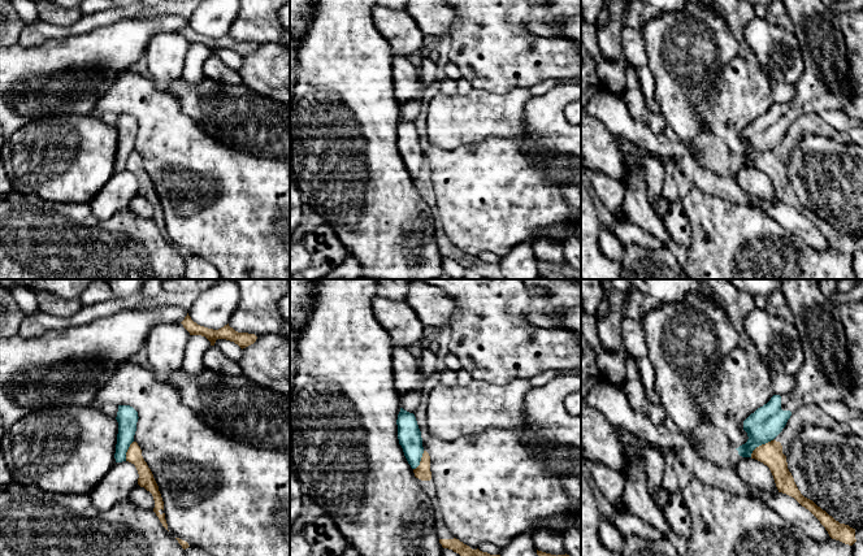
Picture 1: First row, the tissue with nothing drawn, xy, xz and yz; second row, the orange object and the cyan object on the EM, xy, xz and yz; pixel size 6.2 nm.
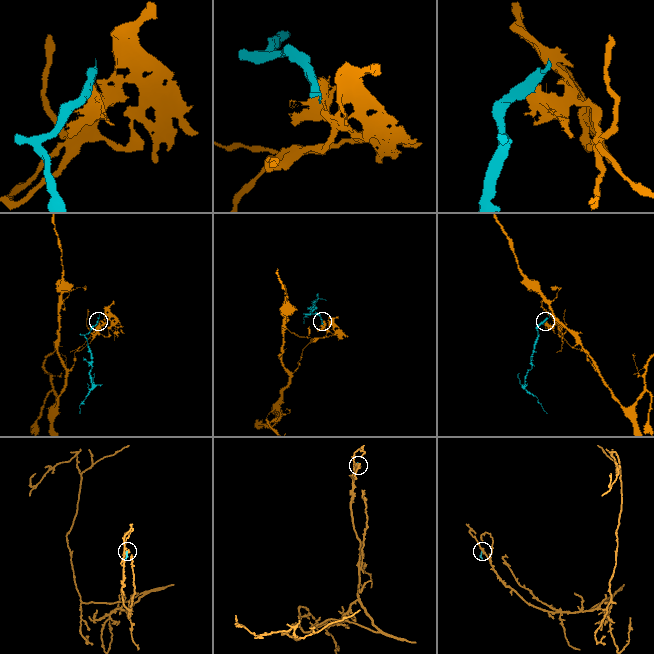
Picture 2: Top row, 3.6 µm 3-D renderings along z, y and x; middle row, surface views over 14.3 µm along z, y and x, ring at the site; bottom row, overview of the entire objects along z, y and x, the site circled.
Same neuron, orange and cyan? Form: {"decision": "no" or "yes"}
{"decision": "no"}

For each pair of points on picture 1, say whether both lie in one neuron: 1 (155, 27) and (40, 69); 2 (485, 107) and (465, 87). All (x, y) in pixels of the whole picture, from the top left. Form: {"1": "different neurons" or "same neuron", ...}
{"1": "same neuron", "2": "different neurons"}

